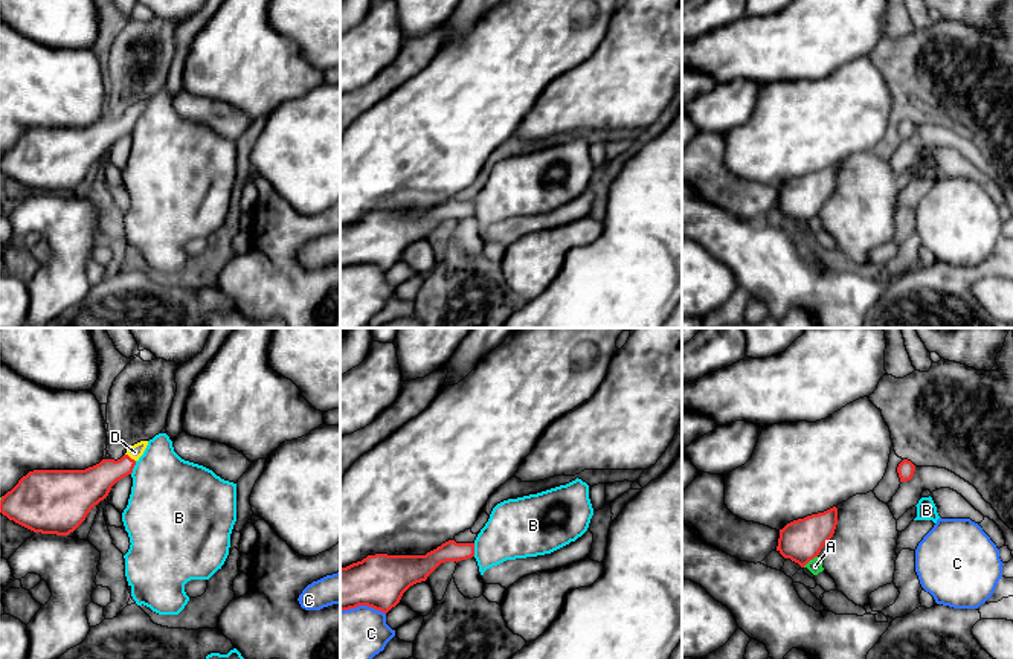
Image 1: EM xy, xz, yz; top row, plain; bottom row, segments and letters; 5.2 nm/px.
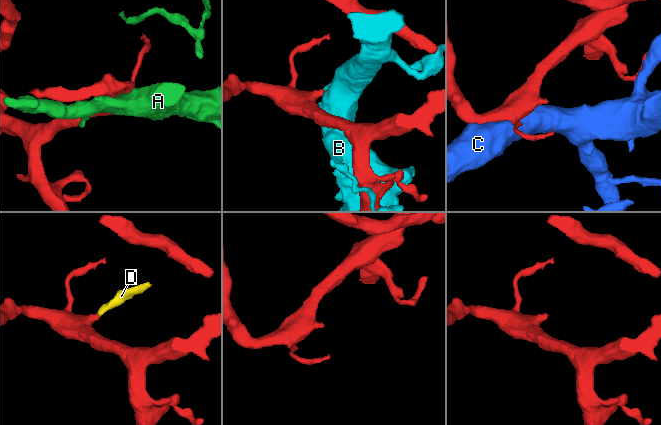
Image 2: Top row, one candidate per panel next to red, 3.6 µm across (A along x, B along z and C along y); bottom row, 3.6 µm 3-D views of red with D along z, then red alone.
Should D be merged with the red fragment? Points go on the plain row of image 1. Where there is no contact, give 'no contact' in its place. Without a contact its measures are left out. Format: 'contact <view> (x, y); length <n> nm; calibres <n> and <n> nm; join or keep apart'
contact xy (128, 115); length 70 nm; calibres 190 and 80 nm; join

